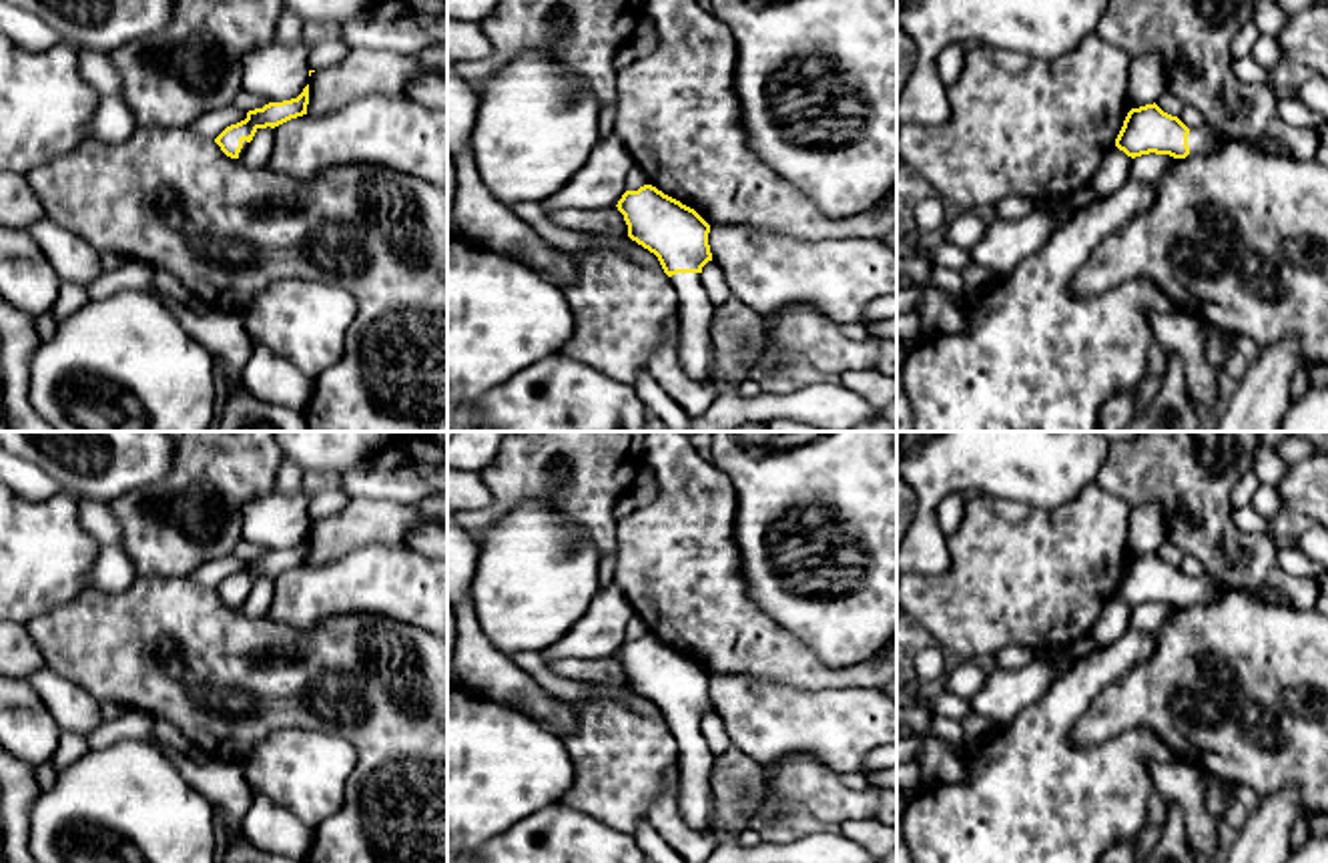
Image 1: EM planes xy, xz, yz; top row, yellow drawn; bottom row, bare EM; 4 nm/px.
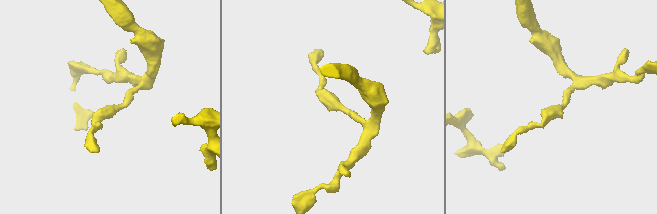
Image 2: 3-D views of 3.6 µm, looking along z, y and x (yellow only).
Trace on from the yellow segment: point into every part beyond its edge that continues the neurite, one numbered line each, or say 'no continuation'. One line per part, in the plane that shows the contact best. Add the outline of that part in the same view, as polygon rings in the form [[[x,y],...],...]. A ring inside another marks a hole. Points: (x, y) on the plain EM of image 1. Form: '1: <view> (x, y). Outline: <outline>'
1: xz (701, 801). Outline: [[[676,723],[670,727],[678,743],[680,795],[684,821],[698,831],[716,829],[726,813],[716,773],[716,755],[708,749],[700,723]]]

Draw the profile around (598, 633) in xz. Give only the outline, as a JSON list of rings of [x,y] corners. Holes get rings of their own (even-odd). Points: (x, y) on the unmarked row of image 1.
[[[612,584],[598,592],[586,614],[542,656],[548,664],[564,658],[616,656],[626,642],[624,630],[634,614],[626,594]]]

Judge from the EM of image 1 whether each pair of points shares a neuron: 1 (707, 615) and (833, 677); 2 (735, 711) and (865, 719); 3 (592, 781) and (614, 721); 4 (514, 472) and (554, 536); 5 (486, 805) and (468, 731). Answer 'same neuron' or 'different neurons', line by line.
1: same neuron
2: same neuron
3: same neuron
4: different neurons
5: same neuron

